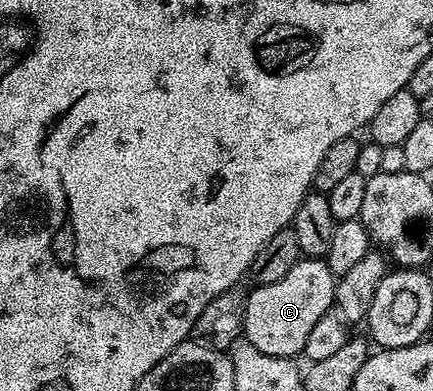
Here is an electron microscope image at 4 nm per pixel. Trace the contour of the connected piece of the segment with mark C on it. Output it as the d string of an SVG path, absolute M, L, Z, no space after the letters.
M303 258L280 278L280 282L257 285L246 298L245 339L264 350L264 354L291 358L305 353L308 334L312 326L320 322L335 307L334 289L336 277L322 258Z

